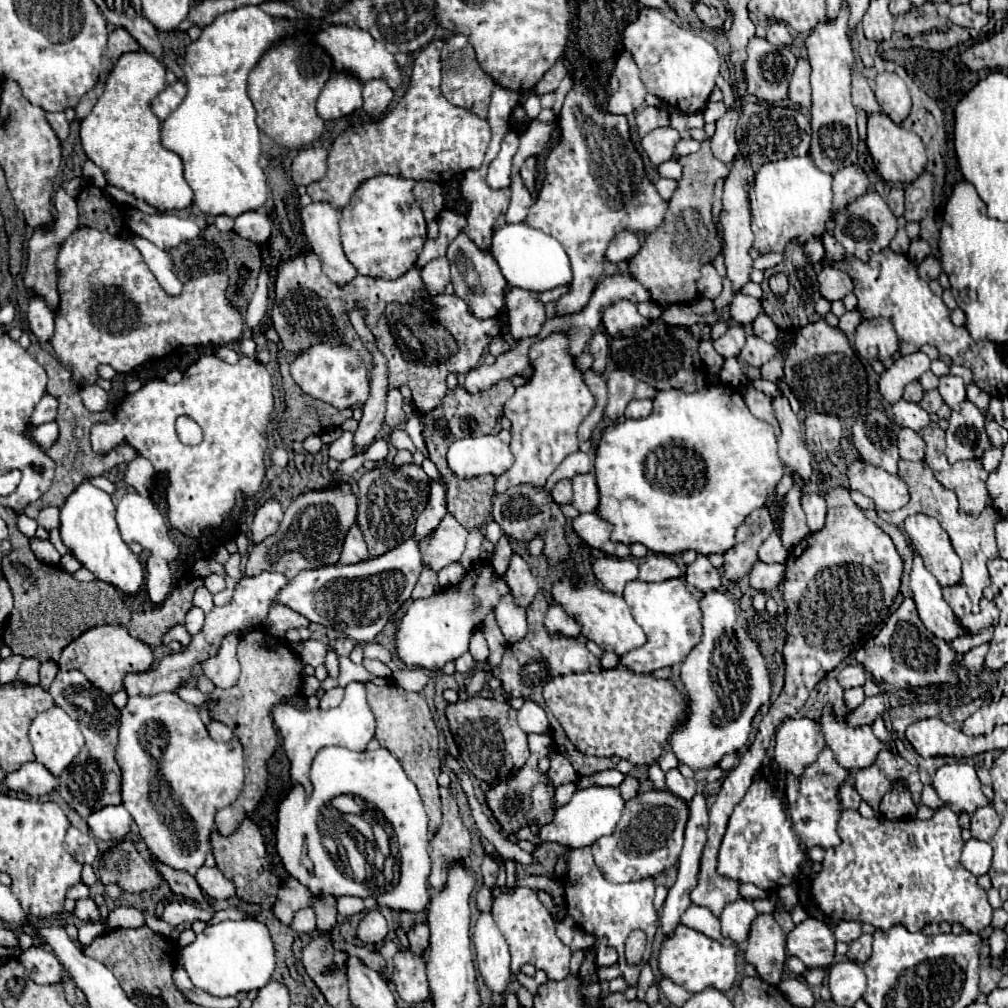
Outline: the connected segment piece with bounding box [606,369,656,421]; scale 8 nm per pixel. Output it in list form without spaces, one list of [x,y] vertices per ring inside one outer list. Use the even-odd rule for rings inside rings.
[[[614,369],[608,373],[608,407],[606,407],[606,415],[616,421],[618,417],[624,415],[626,405],[632,399],[652,399],[656,395],[656,391],[652,387],[648,387],[646,383],[642,383],[640,379],[632,377],[630,373],[622,371],[622,369]]]

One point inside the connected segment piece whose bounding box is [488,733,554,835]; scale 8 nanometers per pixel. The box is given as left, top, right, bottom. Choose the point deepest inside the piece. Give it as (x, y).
(527, 798)

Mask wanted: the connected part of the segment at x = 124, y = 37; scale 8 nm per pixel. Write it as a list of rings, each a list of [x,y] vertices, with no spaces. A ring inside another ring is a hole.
[[[114,29],[108,35],[108,51],[106,51],[108,59],[116,61],[122,53],[128,53],[128,51],[140,51],[138,41],[126,29]]]

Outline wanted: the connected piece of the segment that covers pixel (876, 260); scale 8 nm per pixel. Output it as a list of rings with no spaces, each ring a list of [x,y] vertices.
[[[882,249],[880,253],[870,255],[870,259],[864,263],[860,259],[854,259],[852,255],[844,255],[840,261],[832,261],[828,257],[822,259],[824,267],[834,267],[850,275],[854,283],[854,295],[858,297],[858,311],[862,313],[864,319],[872,317],[890,316],[894,323],[896,335],[900,339],[900,351],[894,357],[900,355],[910,355],[916,353],[922,345],[930,343],[934,345],[940,355],[952,357],[956,365],[964,365],[972,369],[974,373],[974,383],[986,391],[988,395],[1000,397],[1000,389],[996,385],[996,371],[1000,369],[1000,345],[996,343],[982,343],[982,355],[980,355],[980,343],[976,343],[970,333],[964,327],[956,327],[950,321],[950,309],[944,305],[940,297],[936,297],[928,283],[922,283],[922,279],[916,273],[916,267],[908,261],[904,255],[896,255],[890,249]]]

